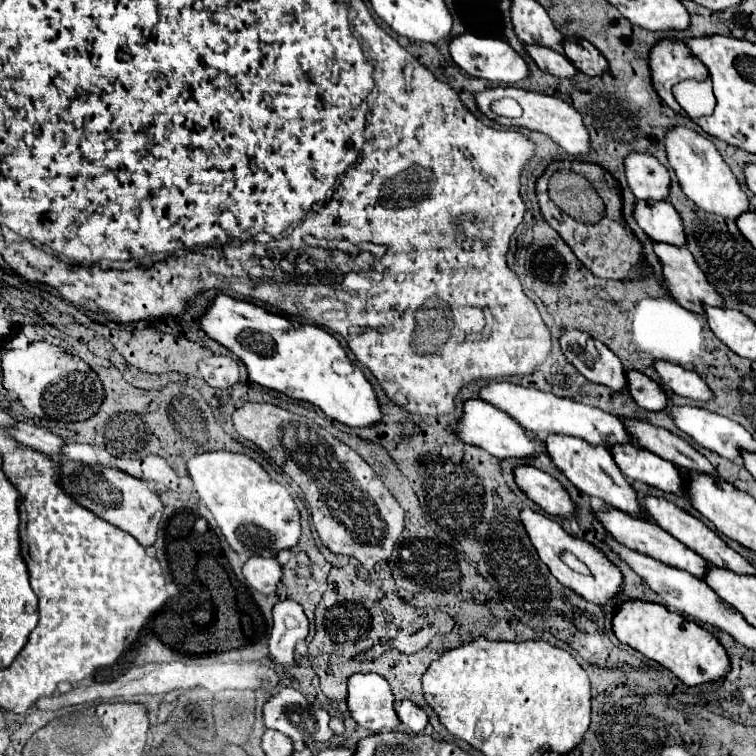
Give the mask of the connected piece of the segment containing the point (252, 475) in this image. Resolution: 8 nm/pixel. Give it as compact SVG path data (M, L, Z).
M220 450L192 456L188 460L188 474L202 502L212 512L224 538L238 554L272 558L282 550L298 546L302 526L294 498L246 454Z

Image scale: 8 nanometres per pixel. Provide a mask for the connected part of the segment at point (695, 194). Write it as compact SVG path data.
M682 126L672 128L666 134L666 152L668 152L670 166L676 172L676 178L680 182L684 194L694 204L698 204L698 208L702 208L704 212L710 212L710 214L722 216L724 220L734 220L736 222L738 216L754 210L752 204L750 204L748 194L742 190L736 176L732 174L728 164L718 154L716 146L708 138L696 134L690 128L682 128Z

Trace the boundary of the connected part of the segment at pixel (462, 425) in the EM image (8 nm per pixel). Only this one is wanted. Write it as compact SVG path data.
M468 400L464 402L464 416L454 426L460 440L466 444L476 444L490 452L492 456L504 460L504 458L534 458L538 454L548 454L544 440L538 436L528 436L528 432L516 422L506 416L500 408L494 408L492 404L486 404L484 400Z

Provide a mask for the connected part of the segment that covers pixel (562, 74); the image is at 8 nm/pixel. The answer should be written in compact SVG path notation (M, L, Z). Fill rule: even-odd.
M536 44L526 46L526 50L542 72L548 72L558 78L572 78L578 74L578 70L570 64L570 60L562 52L556 52L552 48L544 48L544 46L536 46Z

